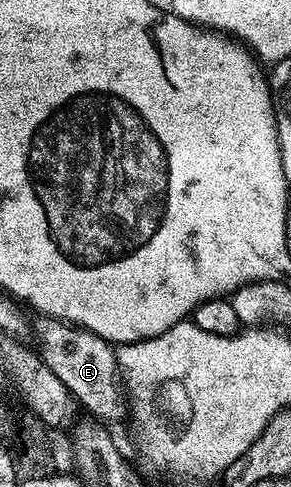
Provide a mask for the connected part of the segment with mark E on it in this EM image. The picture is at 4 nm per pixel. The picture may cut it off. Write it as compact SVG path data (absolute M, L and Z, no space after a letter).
M50 317L38 318L38 323L32 324L31 331L37 334L35 350L41 359L67 385L78 404L81 403L90 411L92 418L97 421L117 419L127 409L123 400L123 391L119 386L117 356L114 348L103 337L91 333L86 327L78 327L63 319Z

